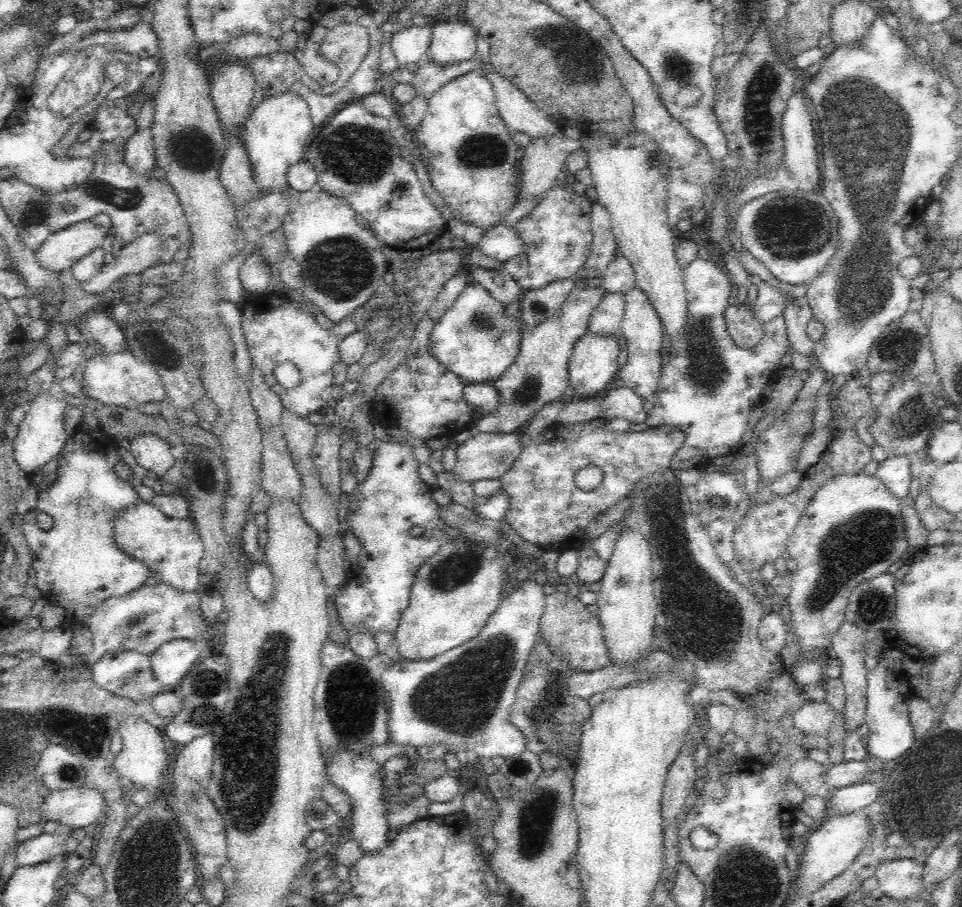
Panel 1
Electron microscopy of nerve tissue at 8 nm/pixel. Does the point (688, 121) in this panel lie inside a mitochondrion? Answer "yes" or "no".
no

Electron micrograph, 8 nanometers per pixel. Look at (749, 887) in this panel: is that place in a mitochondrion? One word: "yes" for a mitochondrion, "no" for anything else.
yes

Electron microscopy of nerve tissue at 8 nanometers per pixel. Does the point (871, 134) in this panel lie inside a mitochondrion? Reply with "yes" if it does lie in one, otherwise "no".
yes

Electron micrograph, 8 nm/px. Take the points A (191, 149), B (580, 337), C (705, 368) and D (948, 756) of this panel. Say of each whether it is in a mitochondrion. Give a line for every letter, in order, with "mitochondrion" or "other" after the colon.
A: mitochondrion
B: other
C: mitochondrion
D: mitochondrion

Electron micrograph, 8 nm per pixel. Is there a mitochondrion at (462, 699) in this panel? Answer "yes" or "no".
yes

